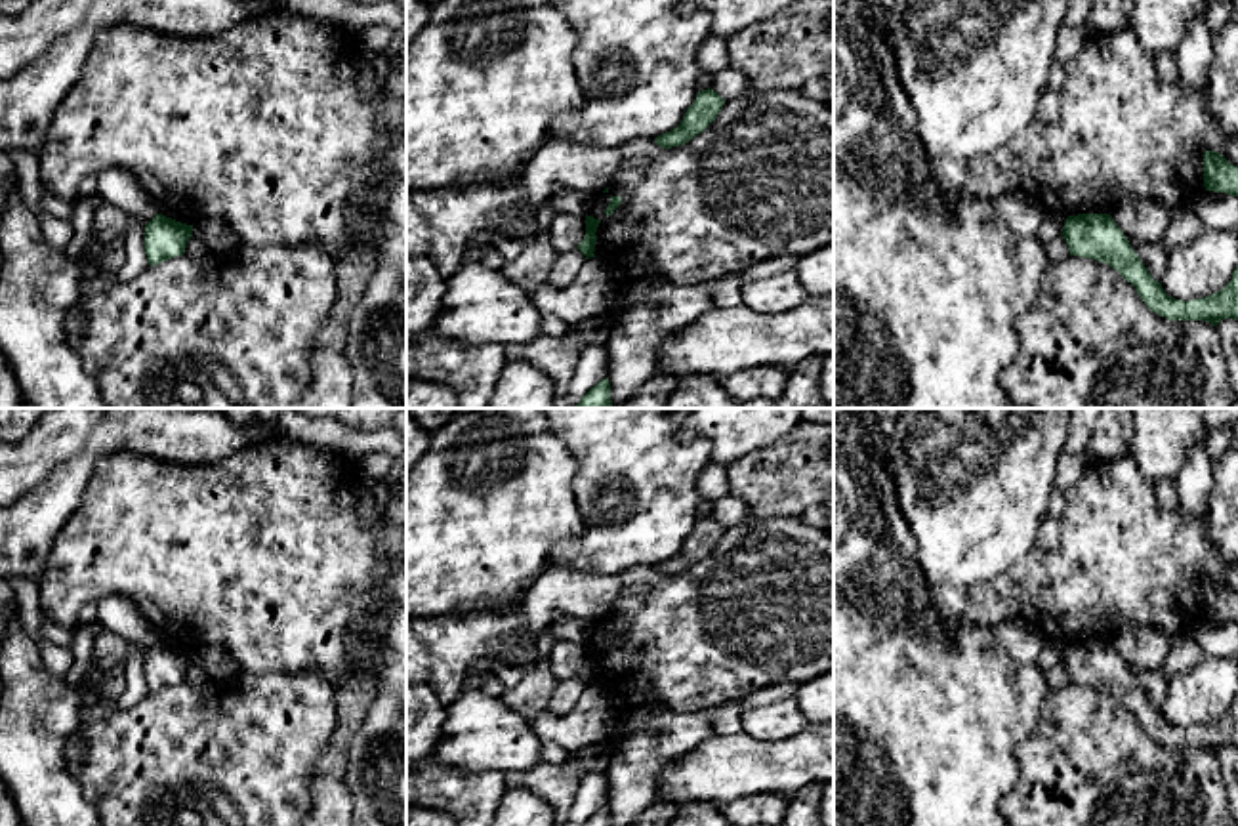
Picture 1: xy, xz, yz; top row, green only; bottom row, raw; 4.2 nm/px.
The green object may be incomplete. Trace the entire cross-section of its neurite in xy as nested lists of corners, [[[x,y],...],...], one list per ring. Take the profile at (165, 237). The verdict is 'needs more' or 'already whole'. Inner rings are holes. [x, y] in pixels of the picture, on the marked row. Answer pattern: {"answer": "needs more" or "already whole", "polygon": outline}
{"answer": "already whole", "polygon": [[[156,214],[145,225],[145,254],[149,265],[183,256],[191,237],[193,225]]]}

